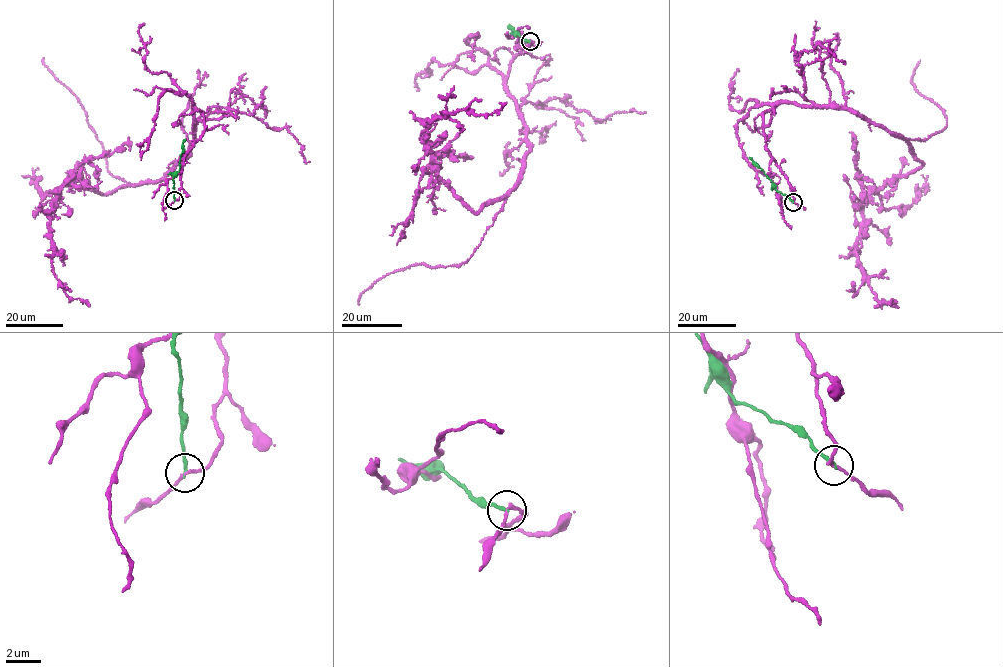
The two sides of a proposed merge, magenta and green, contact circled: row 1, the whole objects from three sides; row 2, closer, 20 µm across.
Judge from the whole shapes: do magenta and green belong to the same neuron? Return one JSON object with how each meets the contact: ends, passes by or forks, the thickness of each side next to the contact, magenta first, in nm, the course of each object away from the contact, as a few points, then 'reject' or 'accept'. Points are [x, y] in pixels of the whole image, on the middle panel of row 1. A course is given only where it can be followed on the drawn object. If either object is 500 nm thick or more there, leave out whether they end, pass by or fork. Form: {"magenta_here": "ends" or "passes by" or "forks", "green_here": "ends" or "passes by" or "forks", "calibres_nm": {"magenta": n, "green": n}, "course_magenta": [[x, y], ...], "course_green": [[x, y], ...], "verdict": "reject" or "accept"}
{"magenta_here": "passes by", "green_here": "ends", "calibres_nm": {"magenta": 160, "green": 200}, "course_magenta": [[530, 42], [506, 84], [524, 170], [470, 211], [424, 131], [506, 102]], "course_green": [[530, 42], [508, 27], [510, 24]], "verdict": "reject"}

